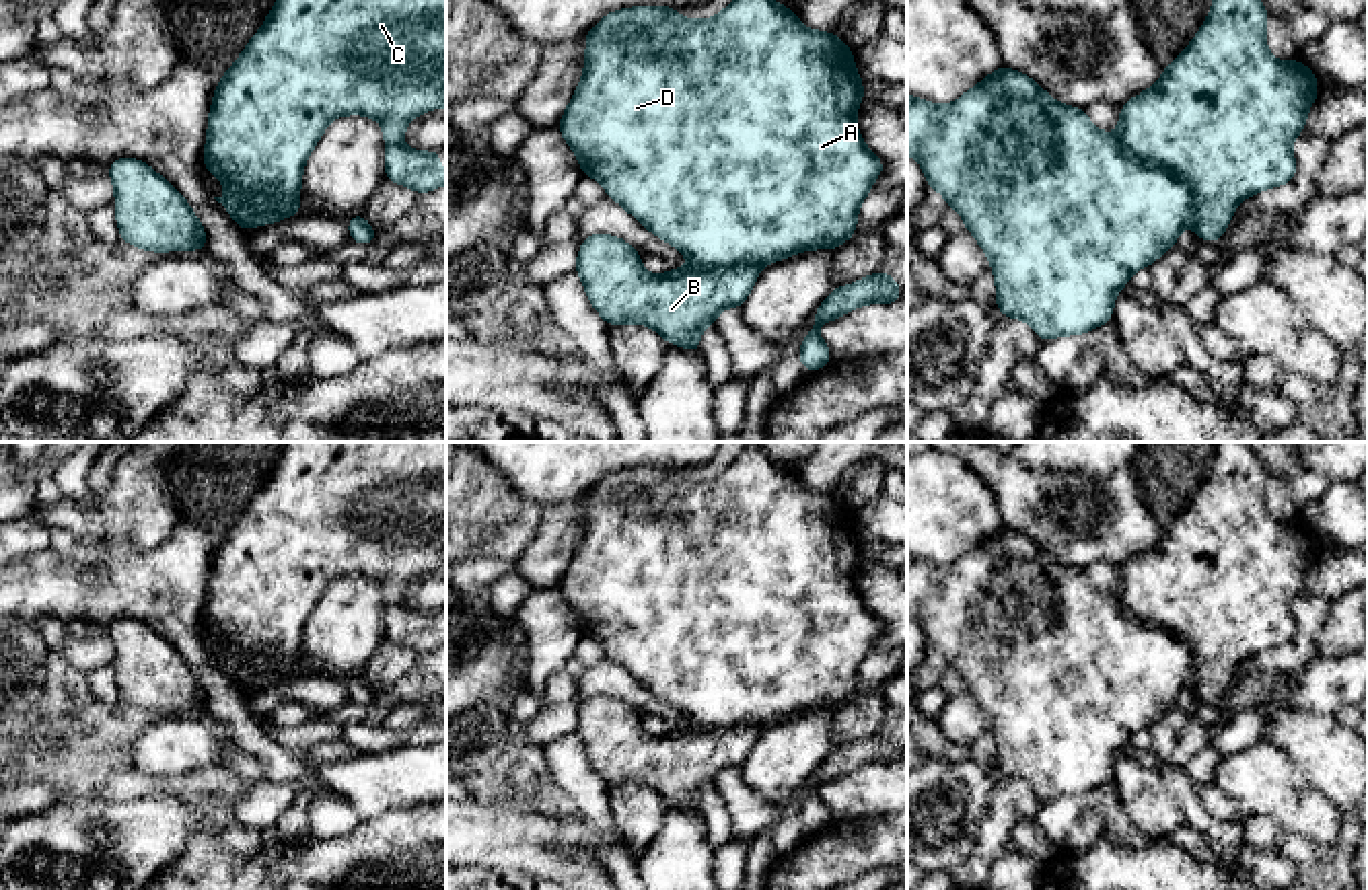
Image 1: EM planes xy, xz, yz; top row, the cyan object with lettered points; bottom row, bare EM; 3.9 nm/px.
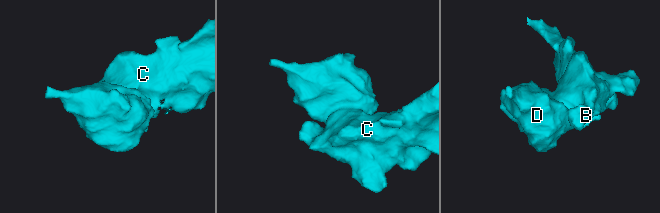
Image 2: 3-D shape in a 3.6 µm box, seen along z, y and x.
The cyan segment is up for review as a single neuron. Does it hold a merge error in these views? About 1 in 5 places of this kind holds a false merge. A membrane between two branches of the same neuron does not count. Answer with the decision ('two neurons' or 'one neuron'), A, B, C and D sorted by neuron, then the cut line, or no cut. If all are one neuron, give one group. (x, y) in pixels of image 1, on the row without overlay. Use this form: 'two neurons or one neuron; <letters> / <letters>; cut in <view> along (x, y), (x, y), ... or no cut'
two neurons; A D / B C; cut in yz along (1113, 597), (1130, 615), (1165, 627), (1188, 646), (1192, 683)

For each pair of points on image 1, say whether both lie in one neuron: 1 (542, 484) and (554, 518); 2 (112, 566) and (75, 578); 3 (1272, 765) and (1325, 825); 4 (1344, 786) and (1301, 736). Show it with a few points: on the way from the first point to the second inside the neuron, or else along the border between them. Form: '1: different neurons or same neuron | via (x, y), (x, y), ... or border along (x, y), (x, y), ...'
1: different neurons | border along (583, 496), (544, 508)
2: same neuron | via (103, 574), (99, 578), (83, 578)
3: same neuron | via (1272, 782), (1299, 808), (1309, 812)
4: same neuron | via (1338, 773), (1313, 749)

